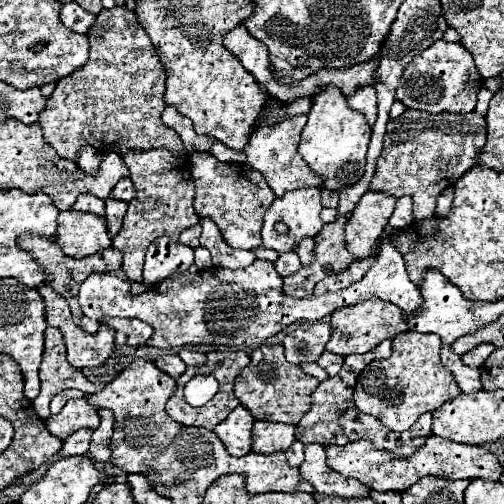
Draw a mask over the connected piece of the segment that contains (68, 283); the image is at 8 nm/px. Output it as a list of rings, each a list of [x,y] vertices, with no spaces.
[[[27,233],[19,239],[19,243],[23,249],[31,251],[35,259],[45,267],[45,273],[47,273],[45,283],[55,287],[55,291],[67,299],[73,311],[75,323],[83,327],[87,333],[95,333],[99,329],[99,323],[95,323],[93,319],[87,319],[83,311],[79,309],[77,297],[73,297],[73,293],[79,291],[79,285],[83,281],[83,261],[85,259],[67,259],[67,255],[59,251],[59,245],[55,241],[47,241],[39,235]]]

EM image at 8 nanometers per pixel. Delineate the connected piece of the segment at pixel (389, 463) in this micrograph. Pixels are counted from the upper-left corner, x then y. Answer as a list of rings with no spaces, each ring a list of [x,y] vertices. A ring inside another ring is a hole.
[[[431,435],[425,445],[413,453],[409,459],[393,459],[389,453],[373,449],[373,445],[365,439],[347,443],[347,445],[329,445],[327,447],[327,463],[331,469],[339,471],[343,477],[353,477],[375,491],[397,491],[403,493],[407,487],[417,483],[425,475],[441,475],[447,479],[485,479],[497,481],[501,475],[501,465],[497,457],[481,445],[455,443],[451,439],[443,439]]]

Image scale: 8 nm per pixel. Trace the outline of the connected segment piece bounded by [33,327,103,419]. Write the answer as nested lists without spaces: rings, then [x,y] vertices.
[[[55,327],[45,329],[45,351],[39,367],[39,379],[41,379],[41,393],[33,401],[33,407],[41,419],[47,419],[51,415],[49,403],[59,391],[75,387],[89,395],[101,391],[103,387],[101,383],[91,383],[81,373],[81,369],[71,367],[71,363],[65,357],[63,333]]]

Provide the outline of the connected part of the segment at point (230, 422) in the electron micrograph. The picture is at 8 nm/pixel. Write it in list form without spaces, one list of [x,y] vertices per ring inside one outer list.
[[[239,405],[231,415],[215,427],[215,433],[223,441],[225,449],[233,457],[243,457],[251,451],[251,427],[255,417],[243,405]]]

